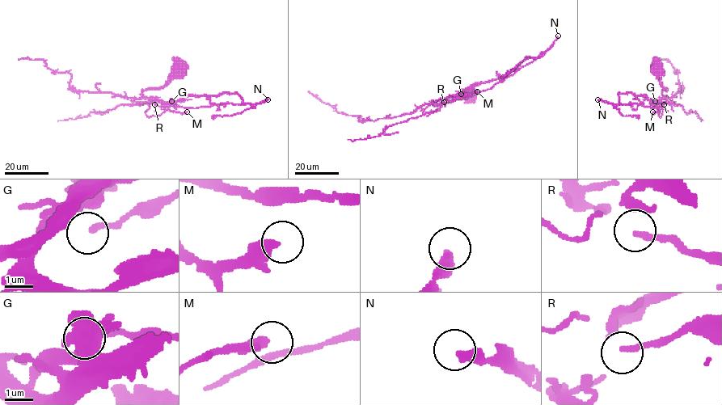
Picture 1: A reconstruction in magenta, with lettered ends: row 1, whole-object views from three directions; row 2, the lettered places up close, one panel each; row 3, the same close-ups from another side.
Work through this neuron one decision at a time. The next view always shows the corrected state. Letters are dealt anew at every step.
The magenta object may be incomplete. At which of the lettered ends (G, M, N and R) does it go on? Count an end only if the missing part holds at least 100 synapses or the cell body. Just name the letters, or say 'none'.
N

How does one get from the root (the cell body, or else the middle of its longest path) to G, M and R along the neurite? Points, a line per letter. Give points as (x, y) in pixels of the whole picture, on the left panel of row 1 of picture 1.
G: (178, 69), (162, 86), (142, 91), (144, 96), (159, 103), (171, 101)
M: (178, 69), (162, 86), (144, 89), (142, 94), (162, 103), (169, 110), (187, 111)
R: (178, 69), (162, 86), (142, 91), (144, 96), (154, 98), (165, 105), (154, 104)

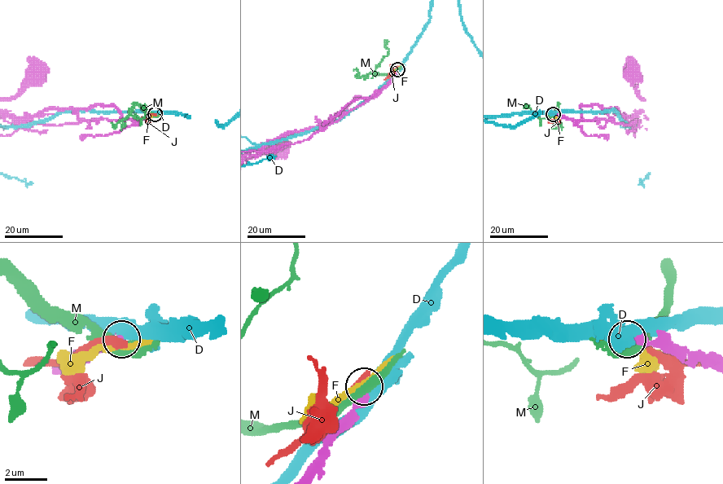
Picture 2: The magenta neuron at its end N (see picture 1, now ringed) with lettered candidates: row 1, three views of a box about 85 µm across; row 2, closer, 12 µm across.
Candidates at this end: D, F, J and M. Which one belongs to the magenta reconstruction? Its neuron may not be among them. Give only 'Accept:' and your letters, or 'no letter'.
Accept: no letter

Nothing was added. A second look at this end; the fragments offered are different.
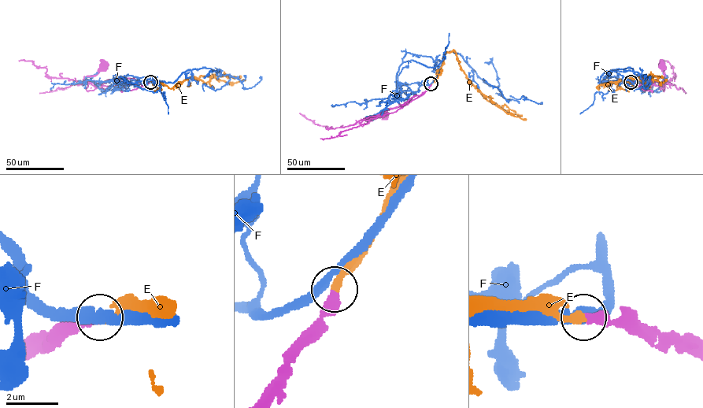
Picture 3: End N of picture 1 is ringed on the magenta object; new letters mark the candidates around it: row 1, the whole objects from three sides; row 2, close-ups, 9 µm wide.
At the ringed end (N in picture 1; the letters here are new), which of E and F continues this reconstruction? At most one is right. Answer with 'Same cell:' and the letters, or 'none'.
Same cell: E

